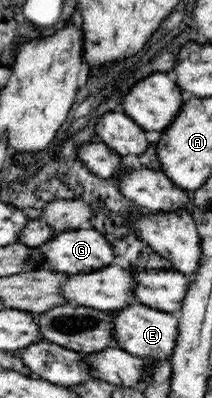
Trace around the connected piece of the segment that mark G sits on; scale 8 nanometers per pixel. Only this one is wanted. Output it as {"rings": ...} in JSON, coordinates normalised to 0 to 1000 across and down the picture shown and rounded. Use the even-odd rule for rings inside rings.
{"rings":[[[448,573],[358,575],[274,585],[274,593],[193,618],[203,671],[297,688],[420,688],[524,668],[547,648],[533,616]]]}

